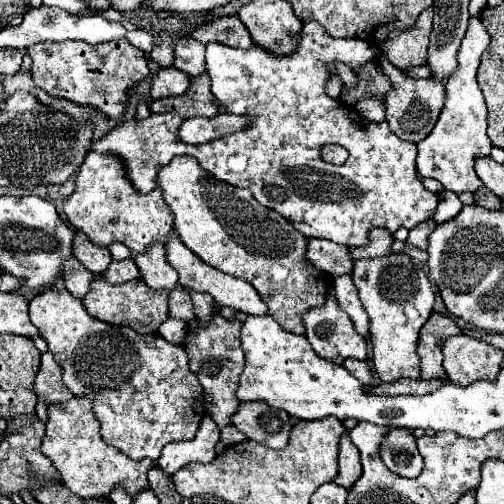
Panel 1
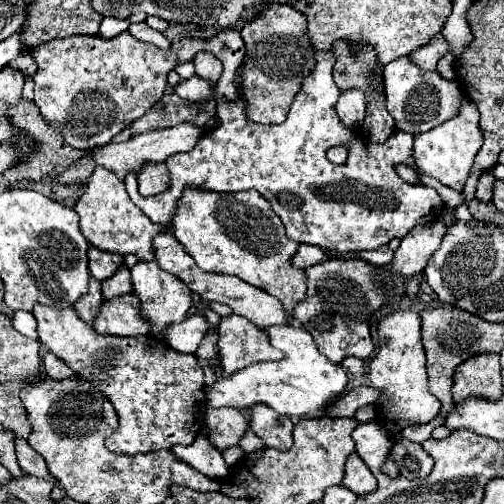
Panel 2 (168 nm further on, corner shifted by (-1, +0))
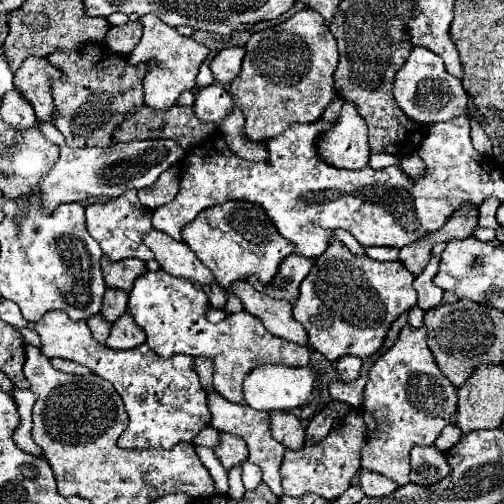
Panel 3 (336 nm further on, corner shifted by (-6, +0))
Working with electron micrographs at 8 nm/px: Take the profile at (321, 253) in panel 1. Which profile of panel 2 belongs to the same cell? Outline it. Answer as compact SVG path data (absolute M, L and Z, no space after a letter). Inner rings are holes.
M299 245L299 251L293 255L293 265L299 269L307 269L311 265L317 265L325 261L329 255L325 251L319 251L319 247L313 245Z

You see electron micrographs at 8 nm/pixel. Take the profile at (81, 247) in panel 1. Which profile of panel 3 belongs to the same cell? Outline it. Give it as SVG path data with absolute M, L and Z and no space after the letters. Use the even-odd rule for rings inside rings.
M106 255L102 257L102 273L108 287L130 291L134 285L134 279L146 273L146 263L140 259L122 259L122 261L110 261Z

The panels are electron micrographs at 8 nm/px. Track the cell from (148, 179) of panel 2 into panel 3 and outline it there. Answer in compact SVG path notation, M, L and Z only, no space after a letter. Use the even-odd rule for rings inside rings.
M164 171L164 175L160 175L160 179L156 181L156 185L152 187L144 187L138 191L138 199L144 207L148 209L156 209L160 205L166 205L170 203L176 193L178 193L178 187L180 187L180 175L178 171Z

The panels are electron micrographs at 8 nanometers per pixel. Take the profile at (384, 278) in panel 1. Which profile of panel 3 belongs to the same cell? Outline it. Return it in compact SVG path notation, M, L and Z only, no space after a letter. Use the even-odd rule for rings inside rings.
M410 325L402 327L394 345L376 359L368 371L368 383L364 387L364 405L360 415L366 421L366 445L362 449L362 467L376 471L396 485L408 485L410 479L410 449L414 445L432 445L440 431L450 423L450 415L456 411L456 389L438 371L436 361L426 345L426 327L414 329Z

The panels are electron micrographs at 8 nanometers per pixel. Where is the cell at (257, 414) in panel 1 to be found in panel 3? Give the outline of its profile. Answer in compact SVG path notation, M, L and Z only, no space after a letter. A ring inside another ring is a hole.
M282 411L270 413L270 433L276 441L280 441L284 447L294 451L304 445L304 437L306 437L298 417L292 413L282 413Z

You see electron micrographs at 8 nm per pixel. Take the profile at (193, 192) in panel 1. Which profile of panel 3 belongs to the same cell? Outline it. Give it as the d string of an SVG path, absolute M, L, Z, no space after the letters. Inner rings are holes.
M226 201L224 205L200 211L200 215L196 215L196 219L184 227L182 239L214 273L222 287L230 287L234 281L246 281L252 275L256 275L258 281L268 287L276 277L280 263L296 249L278 233L270 217L264 215L264 209L252 201Z

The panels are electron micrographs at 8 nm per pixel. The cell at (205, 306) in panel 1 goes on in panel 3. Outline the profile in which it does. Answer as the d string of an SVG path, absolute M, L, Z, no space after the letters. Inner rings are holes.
M198 357L194 361L194 369L196 369L198 377L200 377L202 387L210 393L212 391L212 361L210 359L204 359L204 357Z

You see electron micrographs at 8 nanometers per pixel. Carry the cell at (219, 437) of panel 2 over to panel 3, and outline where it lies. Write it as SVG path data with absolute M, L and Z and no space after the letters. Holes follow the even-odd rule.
M220 433L220 443L214 447L214 453L228 471L232 465L244 463L248 457L244 439L240 439L238 435L230 435L230 433Z

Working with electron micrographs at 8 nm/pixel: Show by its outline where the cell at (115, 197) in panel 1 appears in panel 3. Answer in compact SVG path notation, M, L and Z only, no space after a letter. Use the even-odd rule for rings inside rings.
M128 189L124 195L120 195L116 199L90 203L86 207L86 227L88 227L88 233L92 235L92 239L96 239L98 245L102 247L104 255L112 261L120 261L120 259L128 259L128 257L136 257L142 261L154 259L152 251L142 241L144 235L148 231L152 231L152 211L138 201L136 189Z

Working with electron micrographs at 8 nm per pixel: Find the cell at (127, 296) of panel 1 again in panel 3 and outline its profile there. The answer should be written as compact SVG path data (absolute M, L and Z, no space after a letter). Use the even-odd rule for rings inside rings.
M124 313L116 319L110 327L110 337L106 339L106 345L112 349L132 349L146 341L144 331L134 323L130 313Z

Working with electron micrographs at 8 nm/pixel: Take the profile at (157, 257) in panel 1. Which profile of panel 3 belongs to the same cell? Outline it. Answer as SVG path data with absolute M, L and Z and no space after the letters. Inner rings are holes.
M146 271L136 279L128 311L132 313L134 321L144 329L146 343L152 351L172 357L176 353L192 355L192 357L210 357L214 359L214 389L224 395L232 403L246 405L242 397L242 381L244 377L258 365L276 363L276 365L290 365L300 367L308 365L310 361L310 347L286 341L282 337L274 337L268 333L258 317L252 317L246 311L228 315L222 323L212 325L204 319L208 309L208 299L202 289L196 289L188 279L172 277L166 271Z

